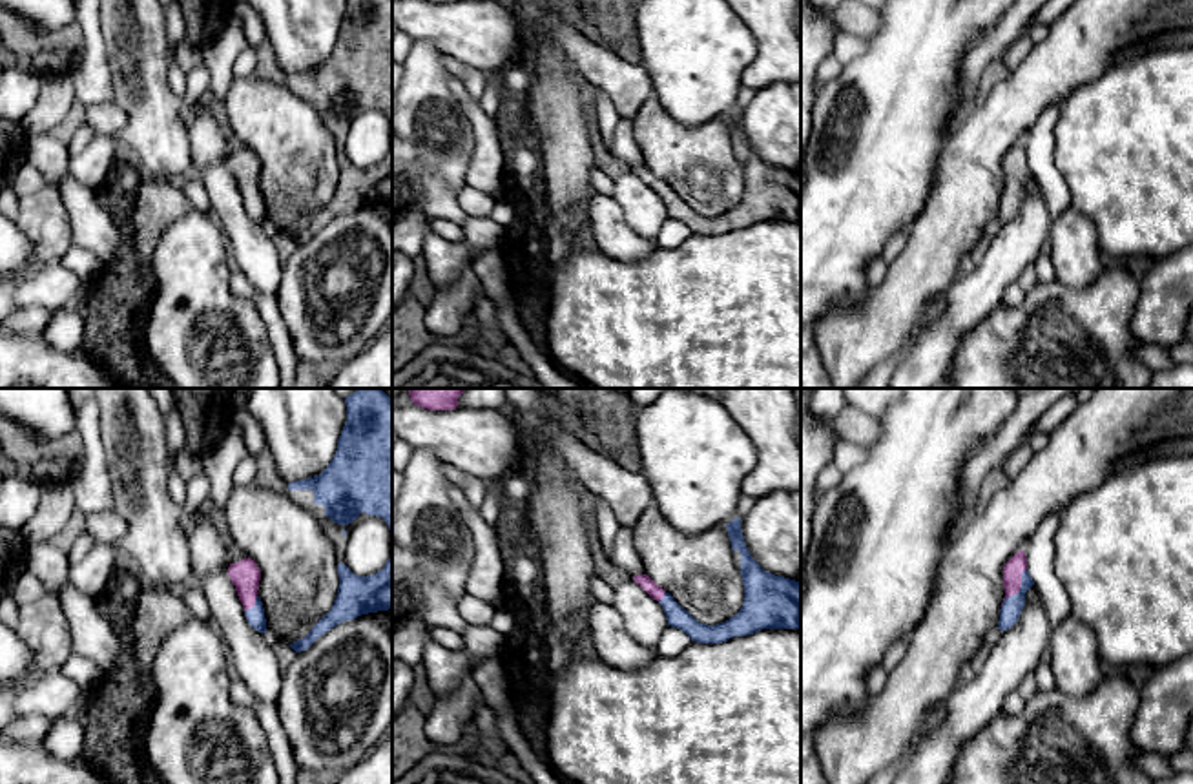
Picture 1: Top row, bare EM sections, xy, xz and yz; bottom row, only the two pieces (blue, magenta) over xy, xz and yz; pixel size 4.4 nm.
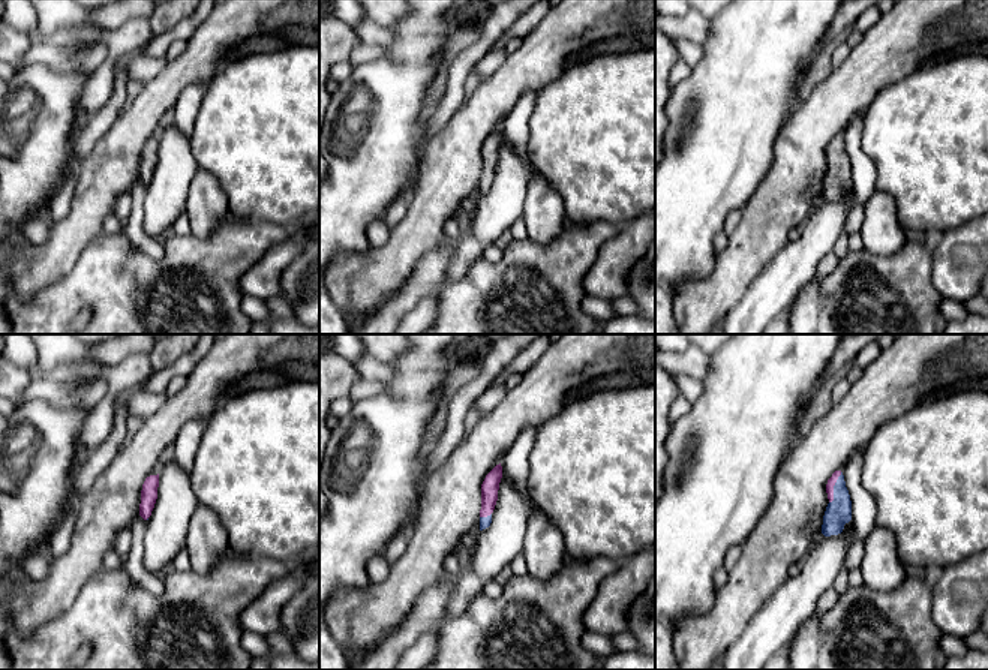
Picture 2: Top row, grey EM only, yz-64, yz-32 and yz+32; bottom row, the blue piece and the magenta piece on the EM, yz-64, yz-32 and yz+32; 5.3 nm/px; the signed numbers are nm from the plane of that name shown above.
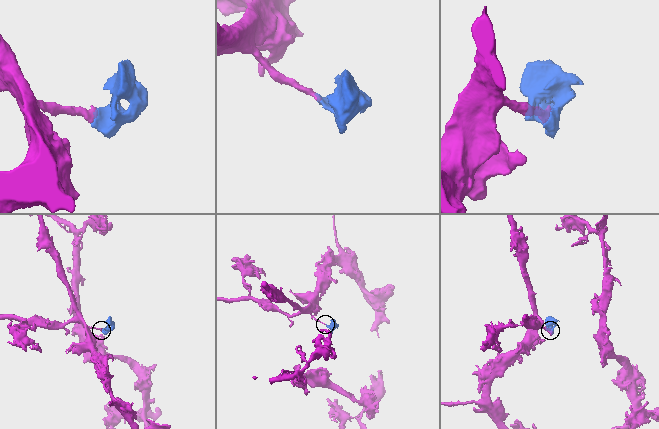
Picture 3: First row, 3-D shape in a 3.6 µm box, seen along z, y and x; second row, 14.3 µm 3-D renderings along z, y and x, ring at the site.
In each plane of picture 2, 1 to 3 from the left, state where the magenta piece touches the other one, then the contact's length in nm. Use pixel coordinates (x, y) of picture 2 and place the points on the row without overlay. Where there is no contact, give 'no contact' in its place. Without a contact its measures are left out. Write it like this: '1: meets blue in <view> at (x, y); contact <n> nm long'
1: no contact
2: meets blue in yz-32 at (485, 182); contact 70 nm long
3: meets blue in yz+32 at (834, 152); contact 180 nm long

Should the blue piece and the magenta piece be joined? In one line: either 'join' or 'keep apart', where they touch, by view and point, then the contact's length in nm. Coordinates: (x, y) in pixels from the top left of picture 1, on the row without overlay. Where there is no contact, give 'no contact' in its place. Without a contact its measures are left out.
join | yz (1020, 181) | 200 nm

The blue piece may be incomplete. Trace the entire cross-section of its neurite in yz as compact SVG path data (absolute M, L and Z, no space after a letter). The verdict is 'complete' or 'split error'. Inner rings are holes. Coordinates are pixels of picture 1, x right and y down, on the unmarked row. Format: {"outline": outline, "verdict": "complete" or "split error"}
{"outline": "M1018 142L1003 159L1003 181L1005 190L1000 201L998 221L1011 221L1025 197L1025 184L1034 177L1029 162L1027 150L1023 142Z", "verdict": "split error"}

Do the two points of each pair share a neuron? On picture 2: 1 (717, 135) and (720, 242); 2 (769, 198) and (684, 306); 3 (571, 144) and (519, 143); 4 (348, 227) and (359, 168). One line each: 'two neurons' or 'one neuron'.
1: two neurons
2: one neuron
3: two neurons
4: one neuron

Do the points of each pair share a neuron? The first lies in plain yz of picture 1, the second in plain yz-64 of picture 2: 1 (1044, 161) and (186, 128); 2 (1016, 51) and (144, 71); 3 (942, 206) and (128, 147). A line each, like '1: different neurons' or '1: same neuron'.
1: same neuron
2: same neuron
3: same neuron

